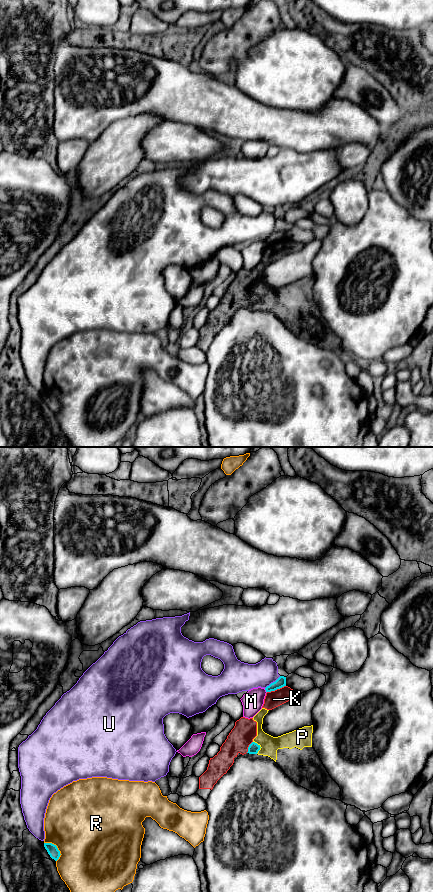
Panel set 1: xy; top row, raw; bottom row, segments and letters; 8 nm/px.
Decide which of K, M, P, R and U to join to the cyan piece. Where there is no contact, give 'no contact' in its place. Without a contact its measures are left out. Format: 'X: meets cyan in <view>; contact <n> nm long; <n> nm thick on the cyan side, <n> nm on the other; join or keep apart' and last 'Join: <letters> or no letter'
K: meets cyan in xy; contact 160 nm long; 80 nm thick on the cyan side, 140 nm on the other; keep apart
M: meets cyan in xy; contact 40 nm long; 80 nm thick on the cyan side, 170 nm on the other; keep apart
P: meets cyan in xy; contact 110 nm long; 90 nm thick on the cyan side, 150 nm on the other; keep apart
R: meets cyan in xy; contact 190 nm long; 90 nm thick on the cyan side, 500 nm on the other; keep apart
U: meets cyan in xy; contact 160 nm long; 80 nm thick on the cyan side, 220 nm on the other; keep apart
Join: no letter

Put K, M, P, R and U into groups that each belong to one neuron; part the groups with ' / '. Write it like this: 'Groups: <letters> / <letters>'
Groups: K P / M / R / U

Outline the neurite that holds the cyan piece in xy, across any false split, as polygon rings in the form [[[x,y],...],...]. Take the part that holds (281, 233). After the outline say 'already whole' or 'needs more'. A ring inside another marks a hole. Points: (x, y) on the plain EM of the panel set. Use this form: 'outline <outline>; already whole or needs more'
outline [[[280,228],[275,234],[265,240],[266,244],[275,243],[286,238],[286,229]]]; already whole

